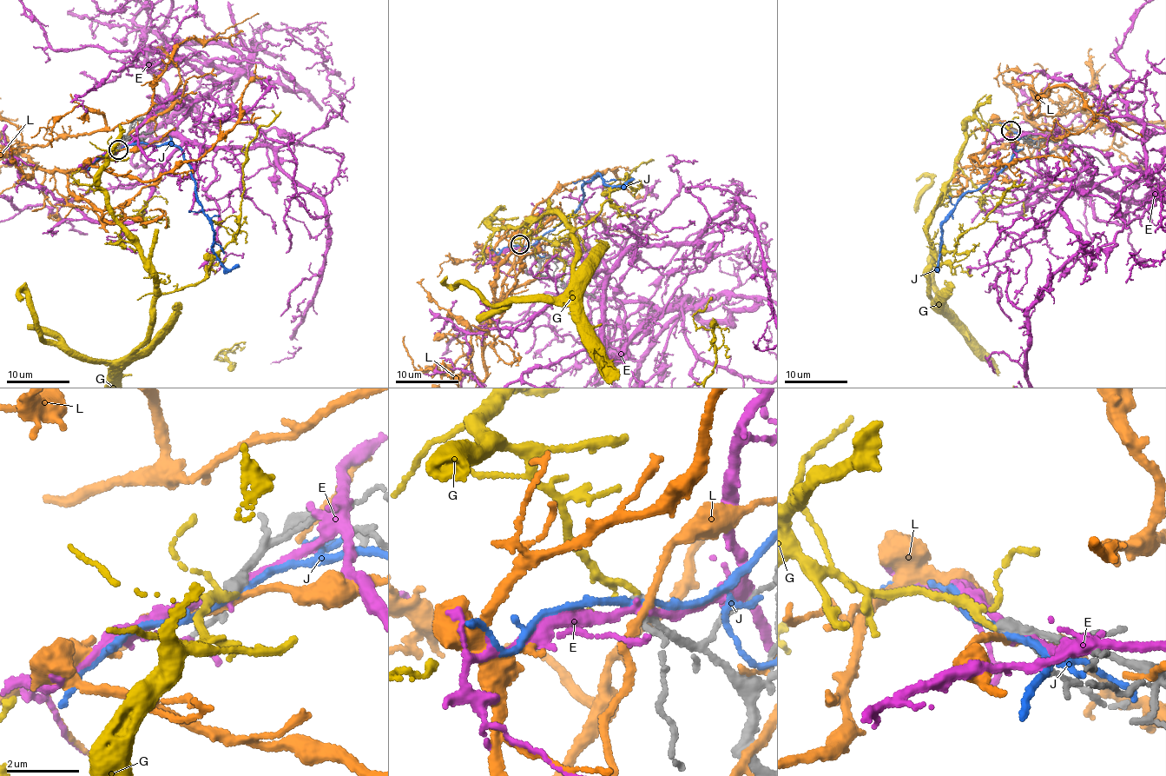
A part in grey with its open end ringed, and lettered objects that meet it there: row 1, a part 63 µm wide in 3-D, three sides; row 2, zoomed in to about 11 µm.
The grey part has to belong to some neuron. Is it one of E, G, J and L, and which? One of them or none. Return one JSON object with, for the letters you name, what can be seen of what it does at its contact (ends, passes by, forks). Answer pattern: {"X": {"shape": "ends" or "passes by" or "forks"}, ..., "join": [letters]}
{"G": {"shape": "passes by"}, "join": ["G"]}

